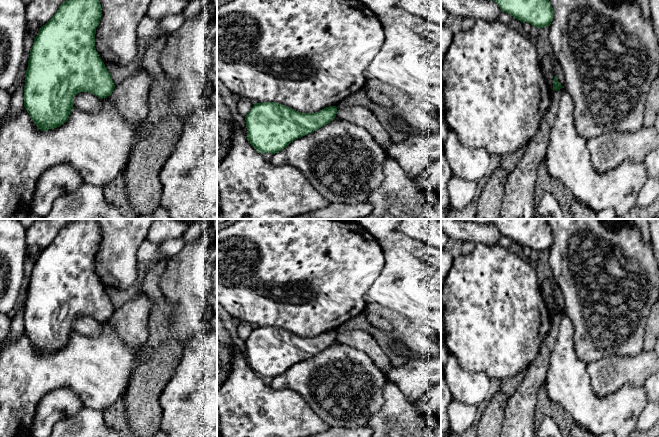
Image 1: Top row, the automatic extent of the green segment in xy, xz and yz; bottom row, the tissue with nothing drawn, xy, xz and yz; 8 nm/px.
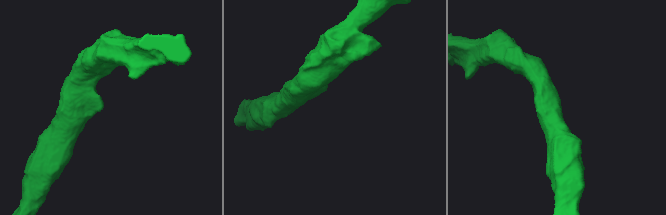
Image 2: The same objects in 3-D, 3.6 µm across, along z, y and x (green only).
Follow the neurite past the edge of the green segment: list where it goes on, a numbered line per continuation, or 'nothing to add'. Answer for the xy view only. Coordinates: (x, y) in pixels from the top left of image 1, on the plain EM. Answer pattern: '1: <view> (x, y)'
nothing to add

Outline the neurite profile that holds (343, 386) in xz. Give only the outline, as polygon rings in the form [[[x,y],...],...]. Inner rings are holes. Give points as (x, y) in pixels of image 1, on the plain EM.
[[[337,344],[291,366],[273,378],[275,390],[296,391],[311,409],[330,427],[366,427],[369,418],[383,403],[383,388],[388,382],[373,360],[363,351],[346,344]]]

